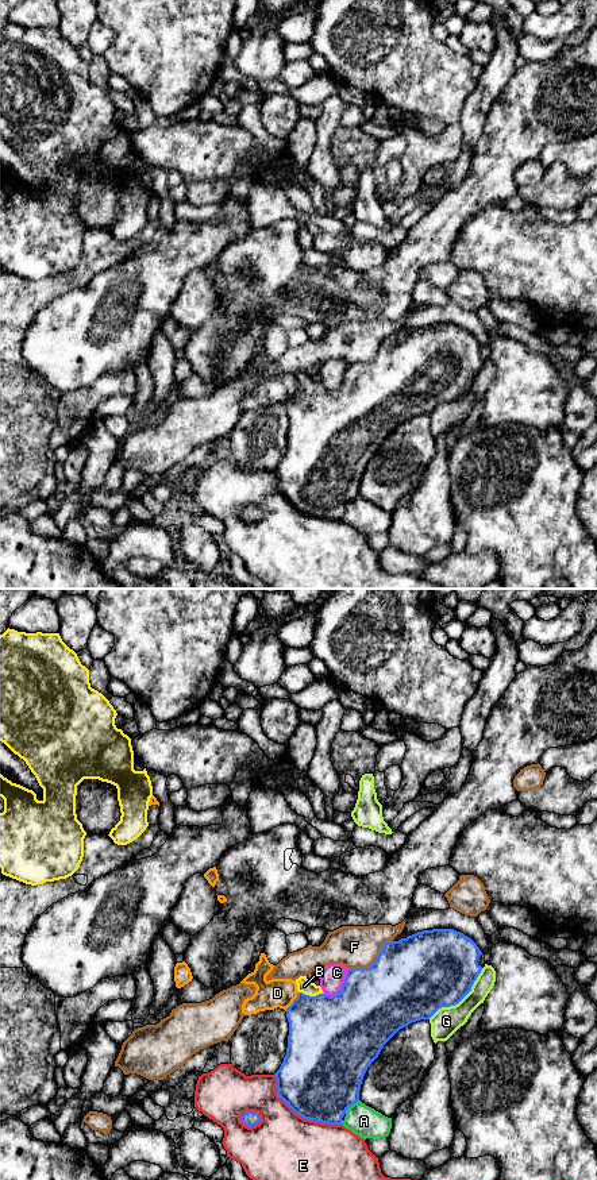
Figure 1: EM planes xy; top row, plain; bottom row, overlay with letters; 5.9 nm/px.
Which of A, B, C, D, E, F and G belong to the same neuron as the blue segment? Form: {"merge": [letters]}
{"merge": ["B"]}

